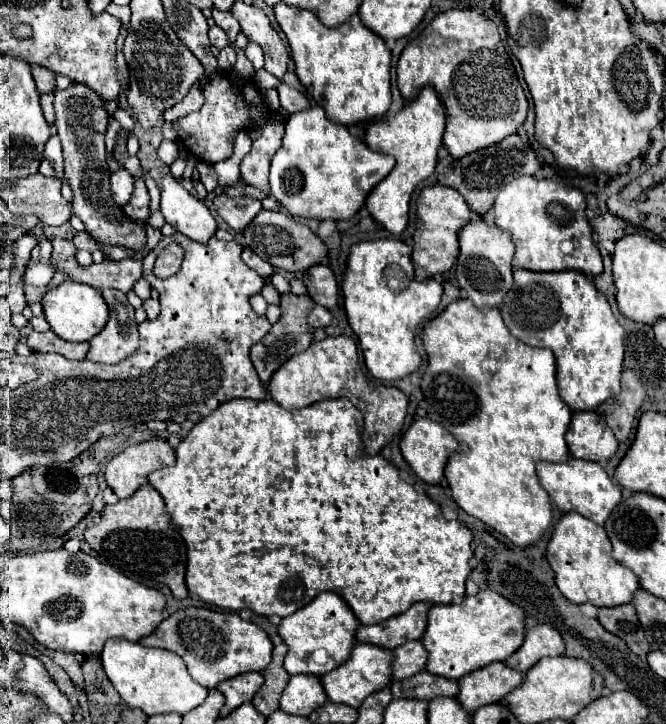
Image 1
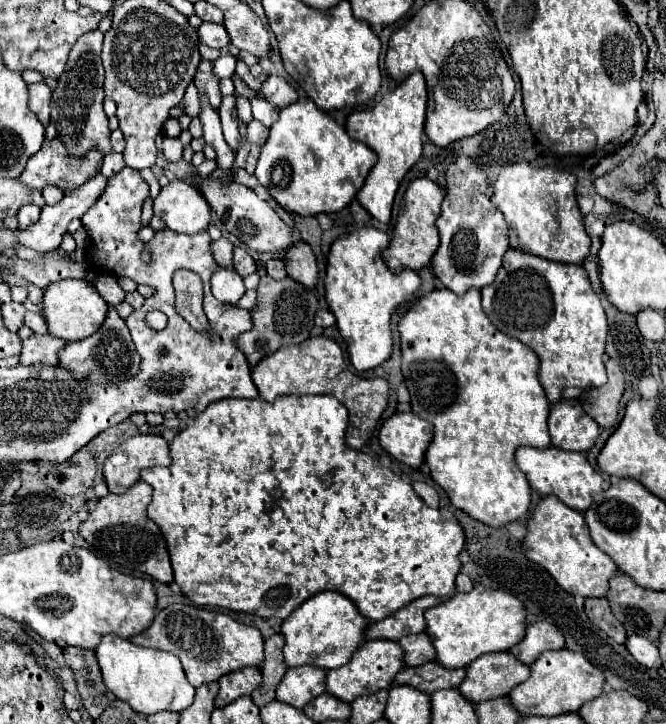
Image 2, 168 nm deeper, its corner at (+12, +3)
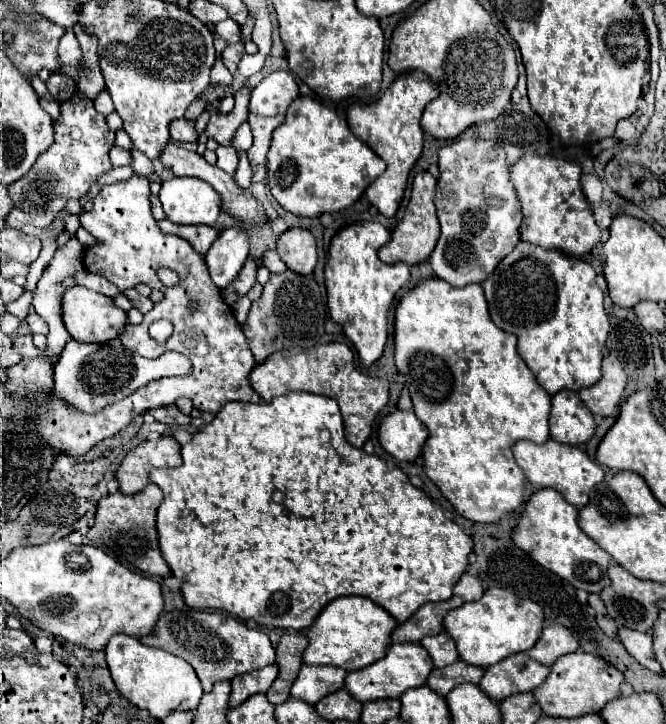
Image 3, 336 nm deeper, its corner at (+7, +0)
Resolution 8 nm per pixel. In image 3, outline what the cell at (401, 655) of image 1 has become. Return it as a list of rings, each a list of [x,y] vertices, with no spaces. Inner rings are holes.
[[[441,632],[437,636],[425,636],[419,644],[429,652],[435,668],[441,668],[445,664],[451,664],[451,662],[459,660],[455,642],[445,632]]]

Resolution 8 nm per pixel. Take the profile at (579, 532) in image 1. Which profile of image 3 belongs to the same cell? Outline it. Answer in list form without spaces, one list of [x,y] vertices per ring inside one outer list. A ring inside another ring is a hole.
[[[537,490],[525,510],[523,516],[513,530],[513,542],[525,554],[529,554],[537,564],[555,572],[563,580],[567,580],[577,590],[585,590],[589,594],[599,594],[603,588],[611,584],[607,576],[607,568],[611,564],[611,556],[593,542],[581,528],[579,528],[579,514],[573,504],[569,504],[559,492],[555,490]]]

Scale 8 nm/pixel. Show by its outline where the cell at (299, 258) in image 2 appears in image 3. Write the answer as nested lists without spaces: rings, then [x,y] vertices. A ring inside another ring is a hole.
[[[289,228],[277,240],[277,254],[289,270],[311,276],[317,264],[317,244],[309,230]]]

